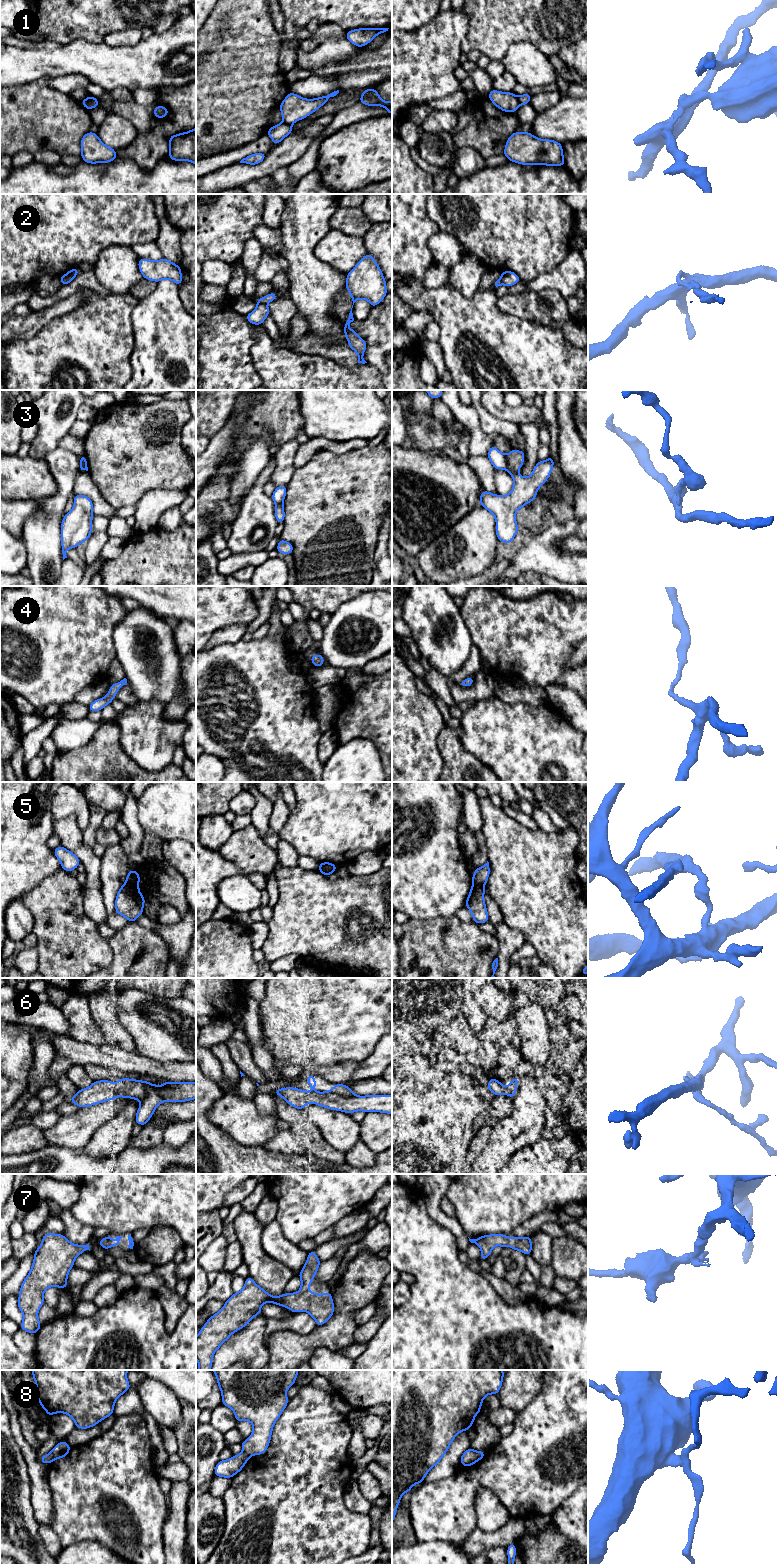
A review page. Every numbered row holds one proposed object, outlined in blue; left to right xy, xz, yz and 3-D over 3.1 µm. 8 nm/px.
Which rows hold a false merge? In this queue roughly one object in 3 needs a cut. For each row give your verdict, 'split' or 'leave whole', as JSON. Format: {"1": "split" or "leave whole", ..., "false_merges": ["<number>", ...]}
{"1": "split", "2": "split", "3": "split", "4": "leave whole", "5": "split", "6": "leave whole", "7": "leave whole", "8": "split", "false_merges": ["1", "2", "3", "5", "8"]}

